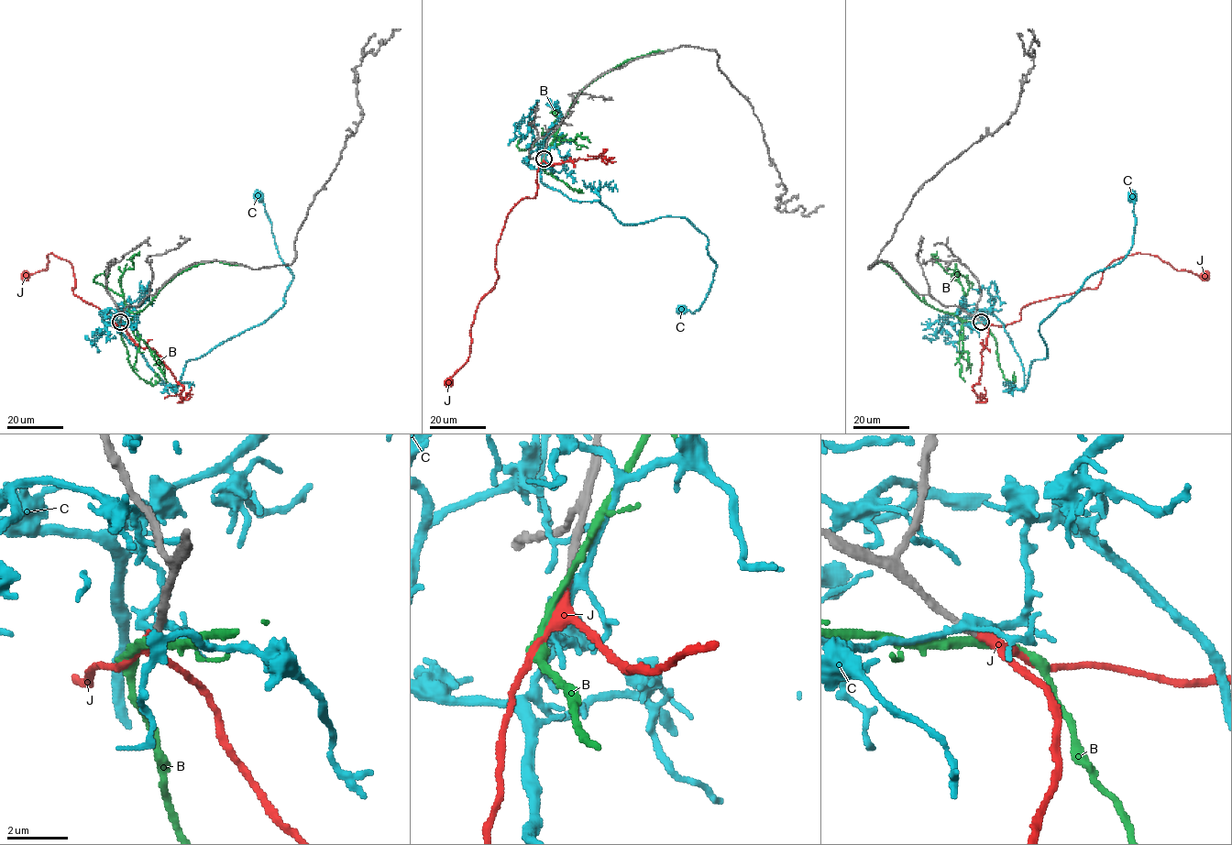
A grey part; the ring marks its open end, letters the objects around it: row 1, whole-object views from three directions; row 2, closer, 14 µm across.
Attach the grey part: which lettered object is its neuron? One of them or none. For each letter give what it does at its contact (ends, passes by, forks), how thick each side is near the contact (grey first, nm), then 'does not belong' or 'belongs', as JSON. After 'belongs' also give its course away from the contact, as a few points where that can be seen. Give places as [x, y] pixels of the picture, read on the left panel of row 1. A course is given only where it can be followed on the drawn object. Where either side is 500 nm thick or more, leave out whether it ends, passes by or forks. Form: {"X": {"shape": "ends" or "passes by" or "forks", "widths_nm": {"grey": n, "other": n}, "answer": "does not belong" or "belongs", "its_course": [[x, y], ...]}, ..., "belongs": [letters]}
{"B": {"shape": "passes by", "widths_nm": {"grey": 220, "other": 240}, "answer": "does not belong"}, "C": {"shape": "forks", "widths_nm": {"grey": 260, "other": 260}, "answer": "does not belong"}, "J": {"shape": "ends", "widths_nm": {"grey": 200, "other": 360}, "answer": "belongs", "its_course": [[121, 323], [113, 325], [104, 313], [73, 294], [72, 266], [51, 253], [48, 256], [47, 270], [27, 277]]}, "belongs": ["J"]}

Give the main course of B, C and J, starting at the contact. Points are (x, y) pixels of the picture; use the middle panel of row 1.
B: (544, 158), (562, 120), (583, 89), (630, 60), (665, 50)
C: (544, 157), (540, 181), (572, 200), (703, 233), (713, 278), (681, 312)
J: (544, 159), (536, 195), (522, 199), (509, 213), (497, 246), (498, 279), (475, 315), (467, 361), (450, 382)

